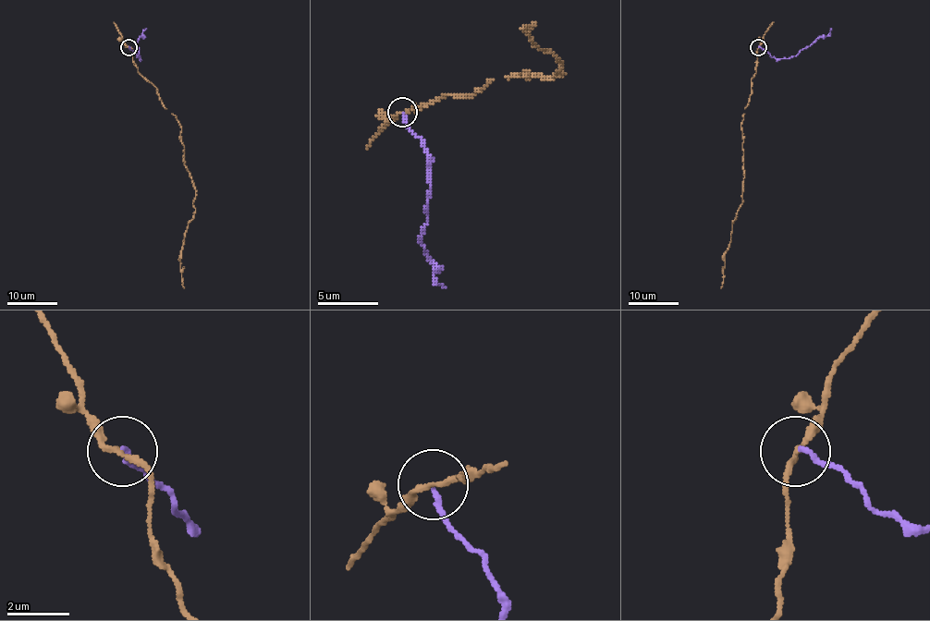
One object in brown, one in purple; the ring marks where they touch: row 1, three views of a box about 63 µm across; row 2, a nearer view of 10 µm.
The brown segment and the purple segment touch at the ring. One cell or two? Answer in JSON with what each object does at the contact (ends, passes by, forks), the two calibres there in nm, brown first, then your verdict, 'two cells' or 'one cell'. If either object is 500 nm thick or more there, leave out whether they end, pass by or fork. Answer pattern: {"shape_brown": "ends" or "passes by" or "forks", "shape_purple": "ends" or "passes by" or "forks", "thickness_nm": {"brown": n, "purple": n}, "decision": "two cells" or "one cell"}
{"shape_brown": "passes by", "shape_purple": "ends", "thickness_nm": {"brown": 170, "purple": 170}, "decision": "two cells"}

